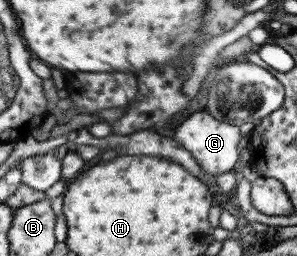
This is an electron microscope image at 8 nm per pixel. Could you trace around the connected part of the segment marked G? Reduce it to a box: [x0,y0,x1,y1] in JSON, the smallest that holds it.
[173,111,244,175]

